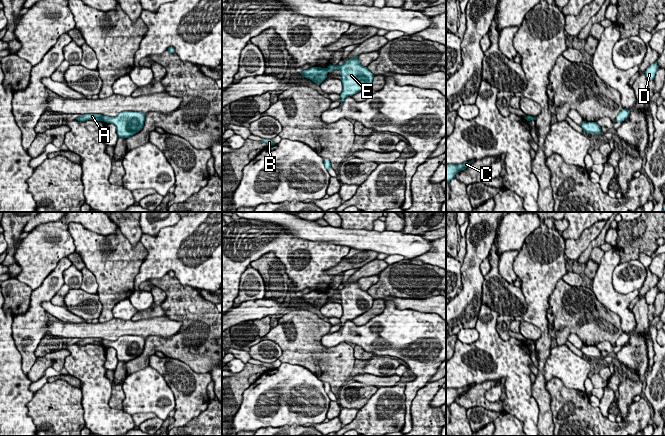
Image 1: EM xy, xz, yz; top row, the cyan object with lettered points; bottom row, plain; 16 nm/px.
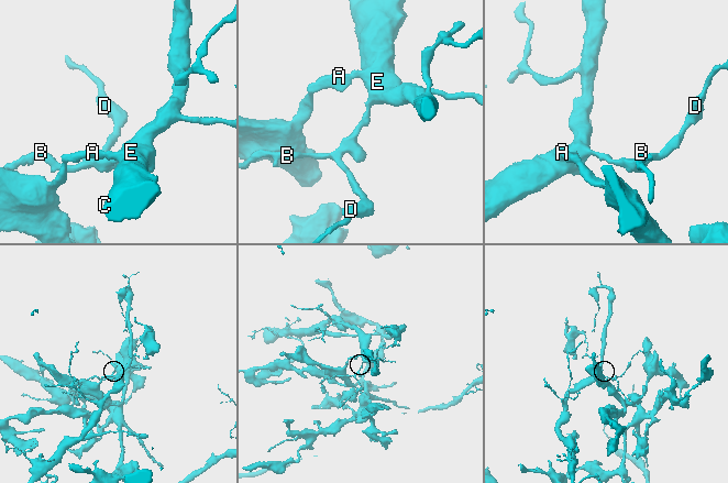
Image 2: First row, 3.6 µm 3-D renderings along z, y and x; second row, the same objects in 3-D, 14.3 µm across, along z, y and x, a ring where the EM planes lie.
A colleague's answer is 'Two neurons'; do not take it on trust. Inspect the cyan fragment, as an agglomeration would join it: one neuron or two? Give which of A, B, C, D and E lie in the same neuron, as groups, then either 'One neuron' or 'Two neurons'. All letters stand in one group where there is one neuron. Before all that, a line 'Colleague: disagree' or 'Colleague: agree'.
Colleague: agree
Groups: A / B C D E. Two neurons

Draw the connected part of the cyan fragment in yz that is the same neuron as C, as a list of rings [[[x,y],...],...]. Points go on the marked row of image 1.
[[[473,161],[465,162],[463,164],[446,164],[446,182],[449,183],[450,180],[455,178],[455,175],[466,169]]]

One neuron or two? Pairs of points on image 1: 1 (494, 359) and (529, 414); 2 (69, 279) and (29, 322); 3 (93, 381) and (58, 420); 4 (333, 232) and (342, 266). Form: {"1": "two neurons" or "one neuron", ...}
{"1": "one neuron", "2": "two neurons", "3": "two neurons", "4": "two neurons"}

